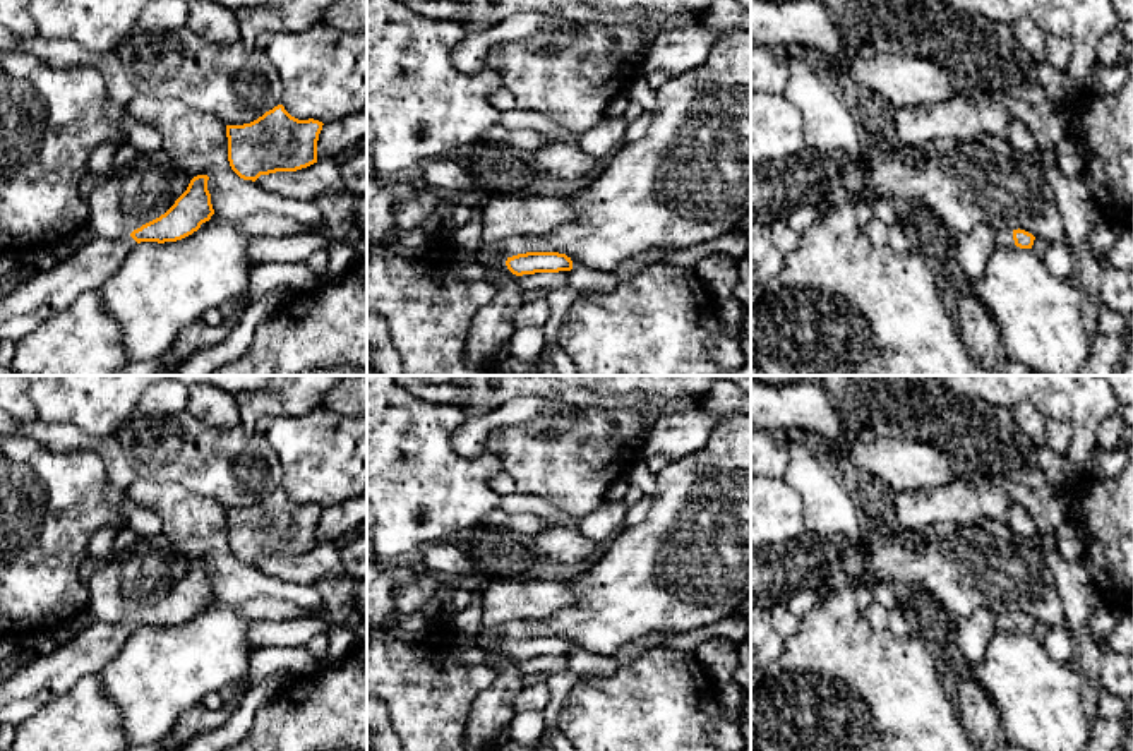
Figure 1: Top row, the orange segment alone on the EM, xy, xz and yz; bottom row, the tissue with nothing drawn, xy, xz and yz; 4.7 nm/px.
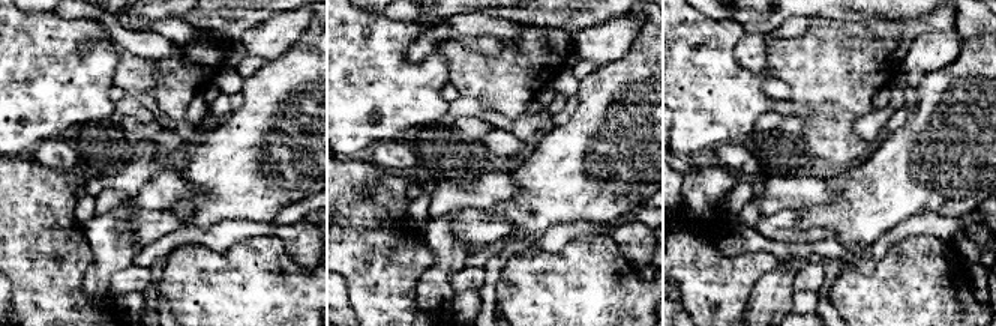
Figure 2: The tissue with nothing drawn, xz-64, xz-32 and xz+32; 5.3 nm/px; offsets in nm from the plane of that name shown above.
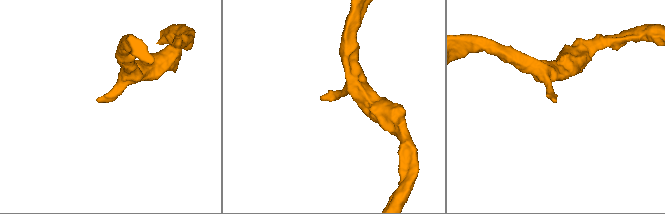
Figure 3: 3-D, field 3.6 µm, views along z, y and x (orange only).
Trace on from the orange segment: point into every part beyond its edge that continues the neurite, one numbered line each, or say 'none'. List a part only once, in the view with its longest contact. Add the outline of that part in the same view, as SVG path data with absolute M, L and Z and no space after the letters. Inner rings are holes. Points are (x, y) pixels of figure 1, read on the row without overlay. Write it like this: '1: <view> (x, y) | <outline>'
1: xz (511, 630) | M528 619L526 621L507 621L495 628L483 628L480 634L475 636L473 640L477 643L482 643L483 638L487 640L499 638L502 641L501 648L506 648L509 641L530 636L533 628L535 628L535 621L528 621Z

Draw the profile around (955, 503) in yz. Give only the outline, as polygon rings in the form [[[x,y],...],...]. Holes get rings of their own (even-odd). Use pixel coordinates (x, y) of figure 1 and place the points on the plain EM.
[[[960,480],[895,496],[891,525],[924,532],[939,523],[977,526],[982,518],[1006,521],[1011,499],[999,487],[972,489]]]

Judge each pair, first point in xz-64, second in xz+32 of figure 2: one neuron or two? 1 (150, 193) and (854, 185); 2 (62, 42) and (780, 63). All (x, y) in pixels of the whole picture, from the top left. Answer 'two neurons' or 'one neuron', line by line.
1: two neurons
2: two neurons

